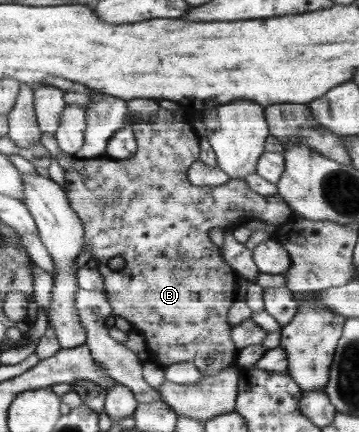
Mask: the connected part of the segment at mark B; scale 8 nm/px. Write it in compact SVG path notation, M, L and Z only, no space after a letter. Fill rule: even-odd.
M161 108L156 117L147 121L134 121L132 127L136 137L136 152L127 159L115 160L111 157L100 156L95 158L75 158L73 157L70 166L64 172L64 190L67 194L68 202L74 209L74 212L80 217L84 227L83 236L83 253L89 251L93 259L99 262L99 273L105 281L105 292L109 296L113 309L117 314L121 314L133 326L133 330L140 333L145 338L145 343L151 353L151 361L164 366L173 366L174 363L189 362L192 363L203 375L210 376L219 374L223 370L230 369L231 366L240 368L237 364L238 348L235 347L234 340L231 339L229 333L229 323L227 323L227 314L233 299L235 299L235 275L233 269L223 261L221 251L213 245L210 238L212 229L225 230L234 229L247 218L254 217L262 219L271 224L283 224L292 217L292 209L282 200L279 195L263 196L259 195L252 189L249 189L246 181L241 178L231 178L227 183L213 187L212 185L193 185L188 178L188 171L191 165L197 161L199 157L199 141L197 135L193 133L191 125L187 123L171 123L171 121L159 121L165 117L165 113L169 111ZM114 257L121 257L125 261L122 269L113 270L107 265L109 260Z

